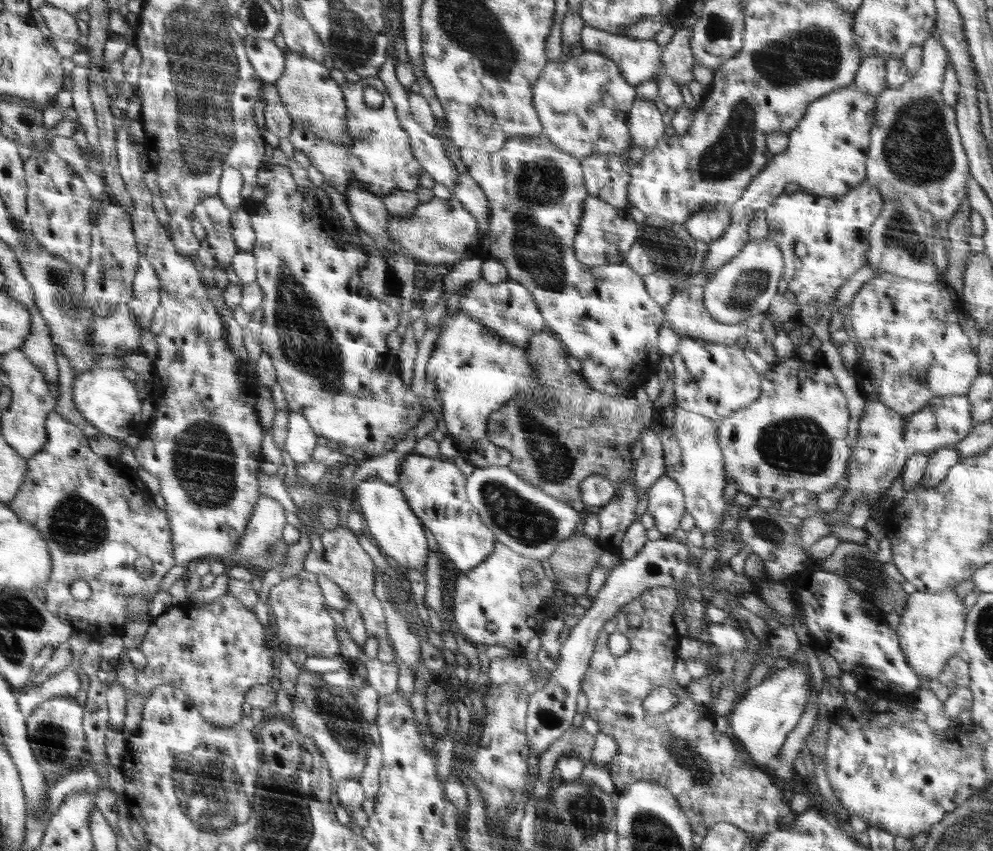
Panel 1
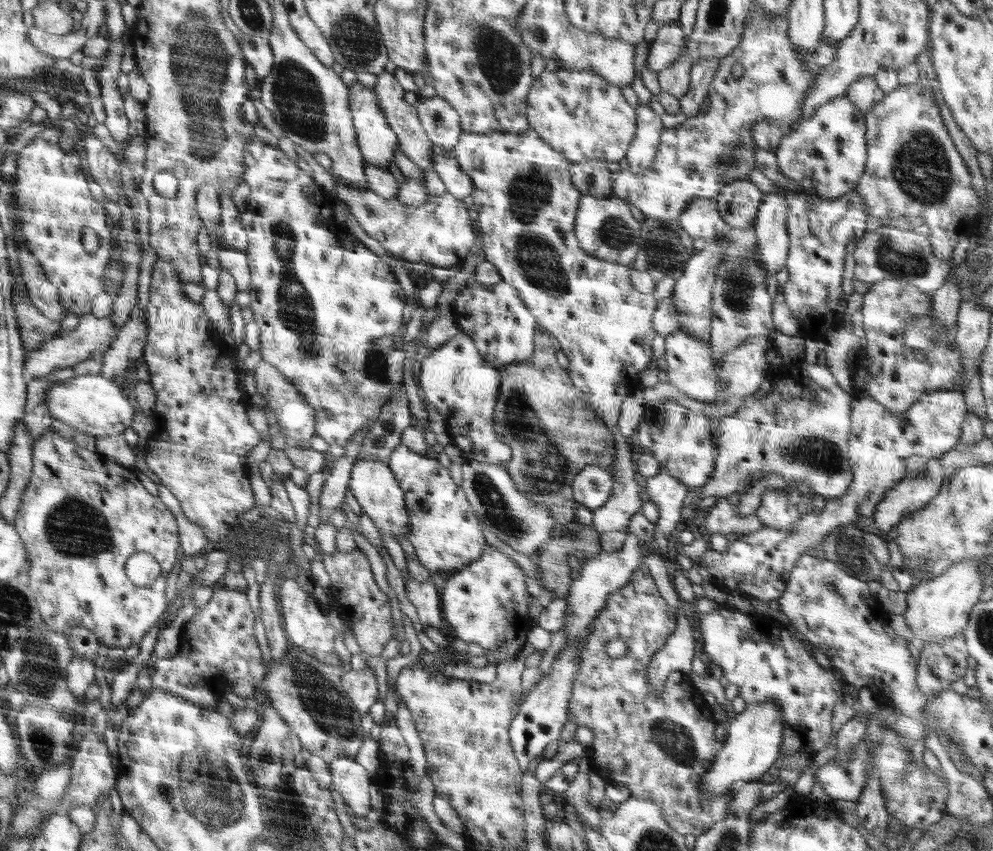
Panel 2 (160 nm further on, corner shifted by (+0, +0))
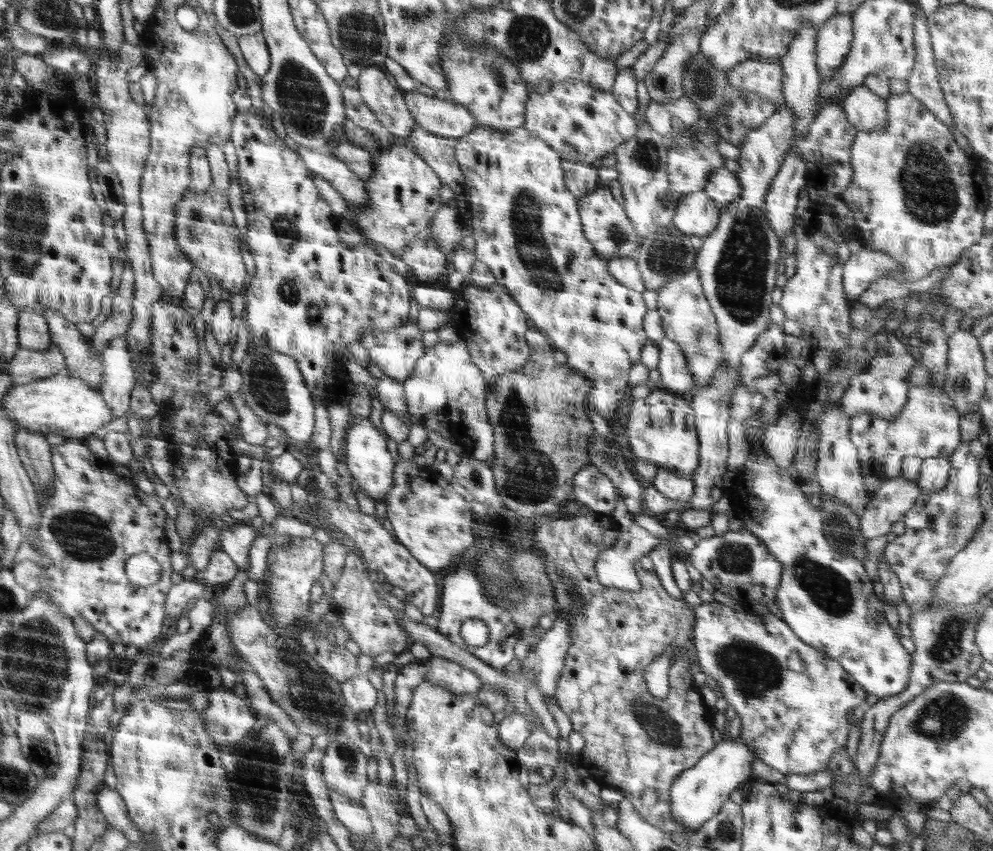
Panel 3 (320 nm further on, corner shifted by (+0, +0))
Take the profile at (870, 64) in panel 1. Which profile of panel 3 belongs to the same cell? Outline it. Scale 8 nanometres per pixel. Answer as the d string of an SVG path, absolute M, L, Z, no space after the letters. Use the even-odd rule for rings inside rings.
M863 84L850 90L839 103L857 132L883 130L888 122L887 102Z

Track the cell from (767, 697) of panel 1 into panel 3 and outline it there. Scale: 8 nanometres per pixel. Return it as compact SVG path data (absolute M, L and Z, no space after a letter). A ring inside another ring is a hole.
M741 735L736 741L729 738L715 743L715 747L708 751L703 758L693 768L688 768L686 772L682 772L679 778L674 780L670 787L669 803L671 817L686 826L689 832L695 833L707 820L714 818L721 811L725 800L729 799L729 795L736 788L747 786L753 779L752 763L757 756L751 751L751 748L741 740Z

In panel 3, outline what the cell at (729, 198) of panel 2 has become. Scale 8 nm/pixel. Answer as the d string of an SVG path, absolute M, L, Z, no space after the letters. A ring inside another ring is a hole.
M722 167L722 170L716 170L714 174L708 176L704 193L711 196L721 211L724 210L726 203L740 198L742 187L740 187L740 181L738 181L736 174Z

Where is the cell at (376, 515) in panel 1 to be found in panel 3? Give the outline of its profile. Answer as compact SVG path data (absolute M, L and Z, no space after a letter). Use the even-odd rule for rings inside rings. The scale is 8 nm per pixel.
M368 417L354 421L352 428L346 432L346 452L347 467L353 475L355 484L360 484L375 503L378 500L385 503L387 492L393 485L394 458L386 447L384 435L378 432Z

